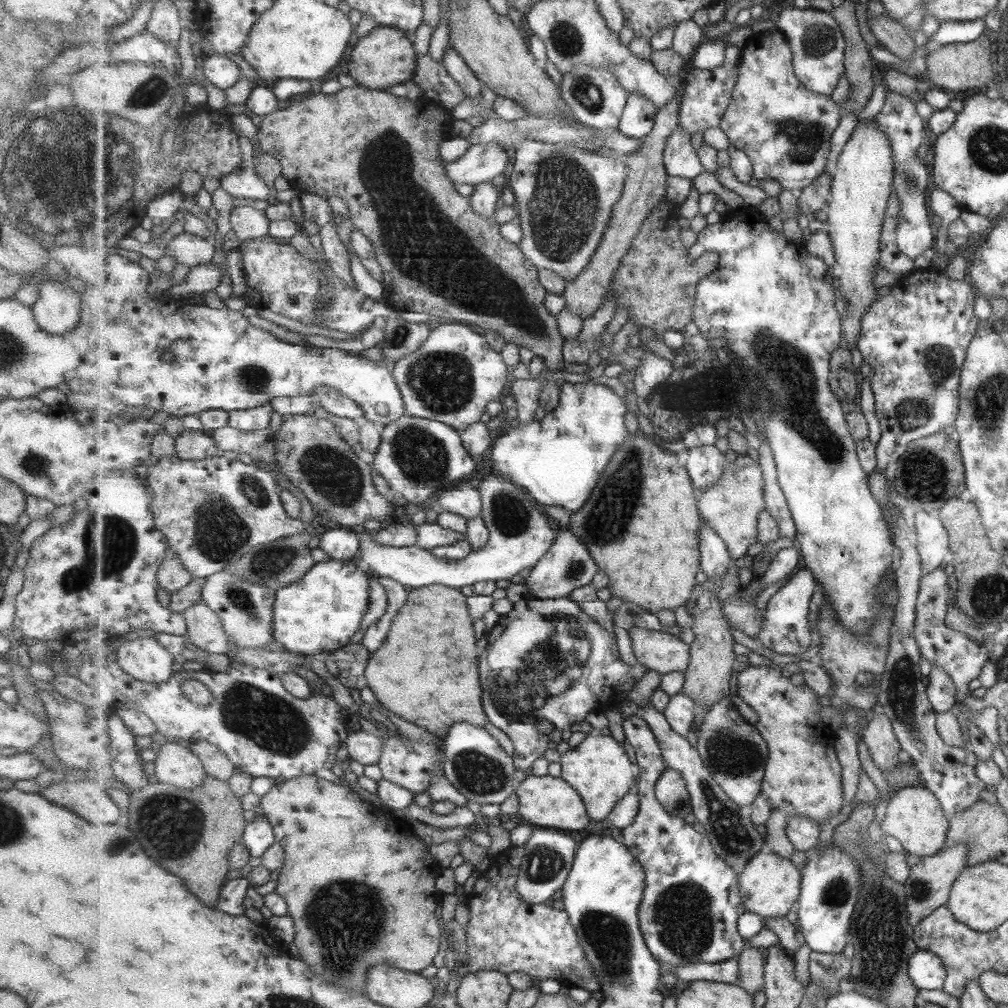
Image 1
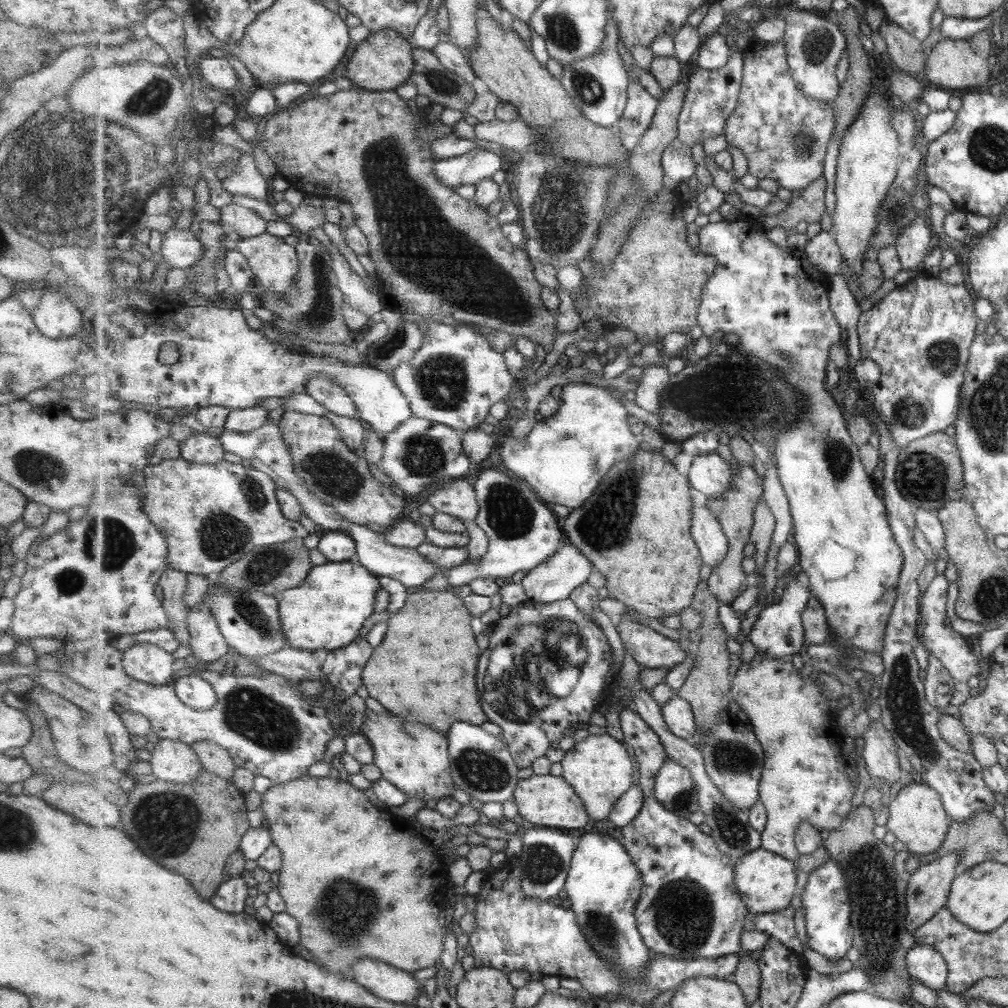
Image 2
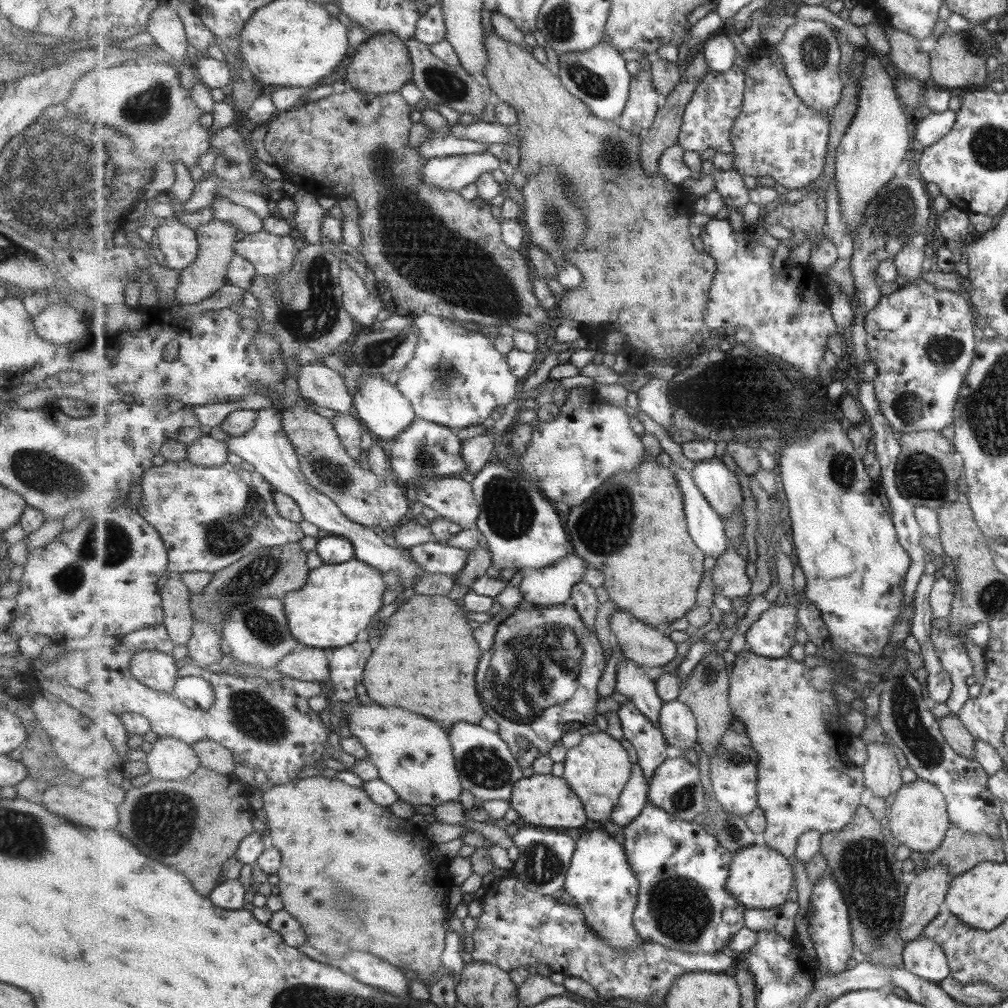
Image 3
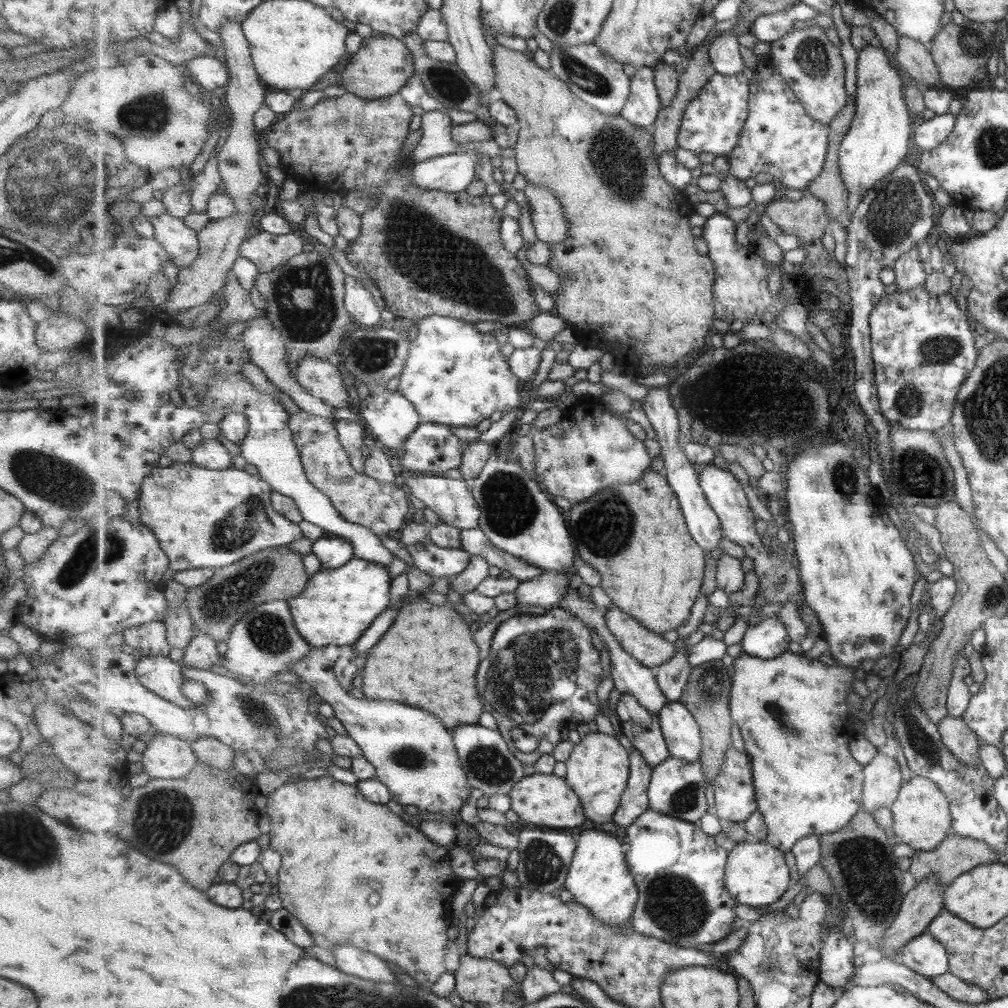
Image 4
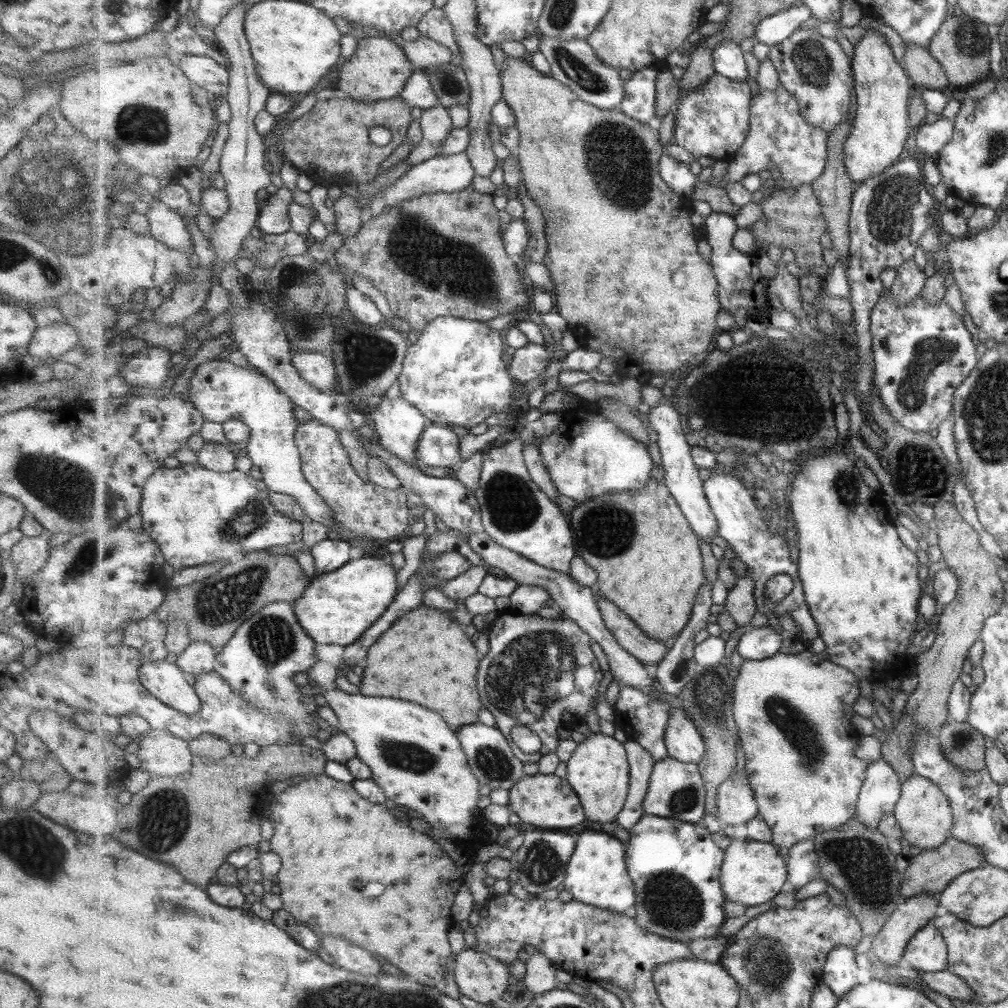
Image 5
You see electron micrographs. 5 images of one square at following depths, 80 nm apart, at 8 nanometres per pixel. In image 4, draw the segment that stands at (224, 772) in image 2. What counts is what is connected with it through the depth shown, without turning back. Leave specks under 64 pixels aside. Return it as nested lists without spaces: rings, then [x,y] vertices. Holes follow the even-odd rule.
[[[201,737],[192,742],[194,753],[199,762],[207,763],[215,768],[226,769],[233,765],[236,750],[215,737]]]

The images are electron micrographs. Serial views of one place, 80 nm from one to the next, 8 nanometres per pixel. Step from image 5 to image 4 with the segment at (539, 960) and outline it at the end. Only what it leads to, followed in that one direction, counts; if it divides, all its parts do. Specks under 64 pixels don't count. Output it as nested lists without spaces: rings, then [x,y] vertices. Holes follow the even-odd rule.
[[[535,964],[528,970],[522,985],[527,1004],[541,1002],[546,996],[557,994],[563,988],[563,985],[559,984],[554,977],[554,971],[550,972]]]

